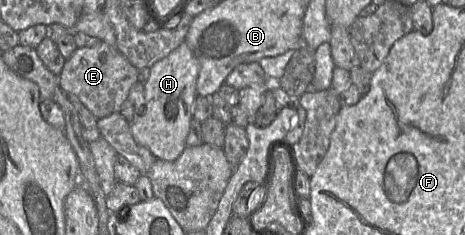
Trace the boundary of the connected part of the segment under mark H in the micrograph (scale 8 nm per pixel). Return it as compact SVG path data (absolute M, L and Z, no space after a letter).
M185 42L148 70L148 79L144 84L145 111L129 126L135 142L146 147L158 159L174 161L186 147L198 96L196 83L199 71L199 61Z

